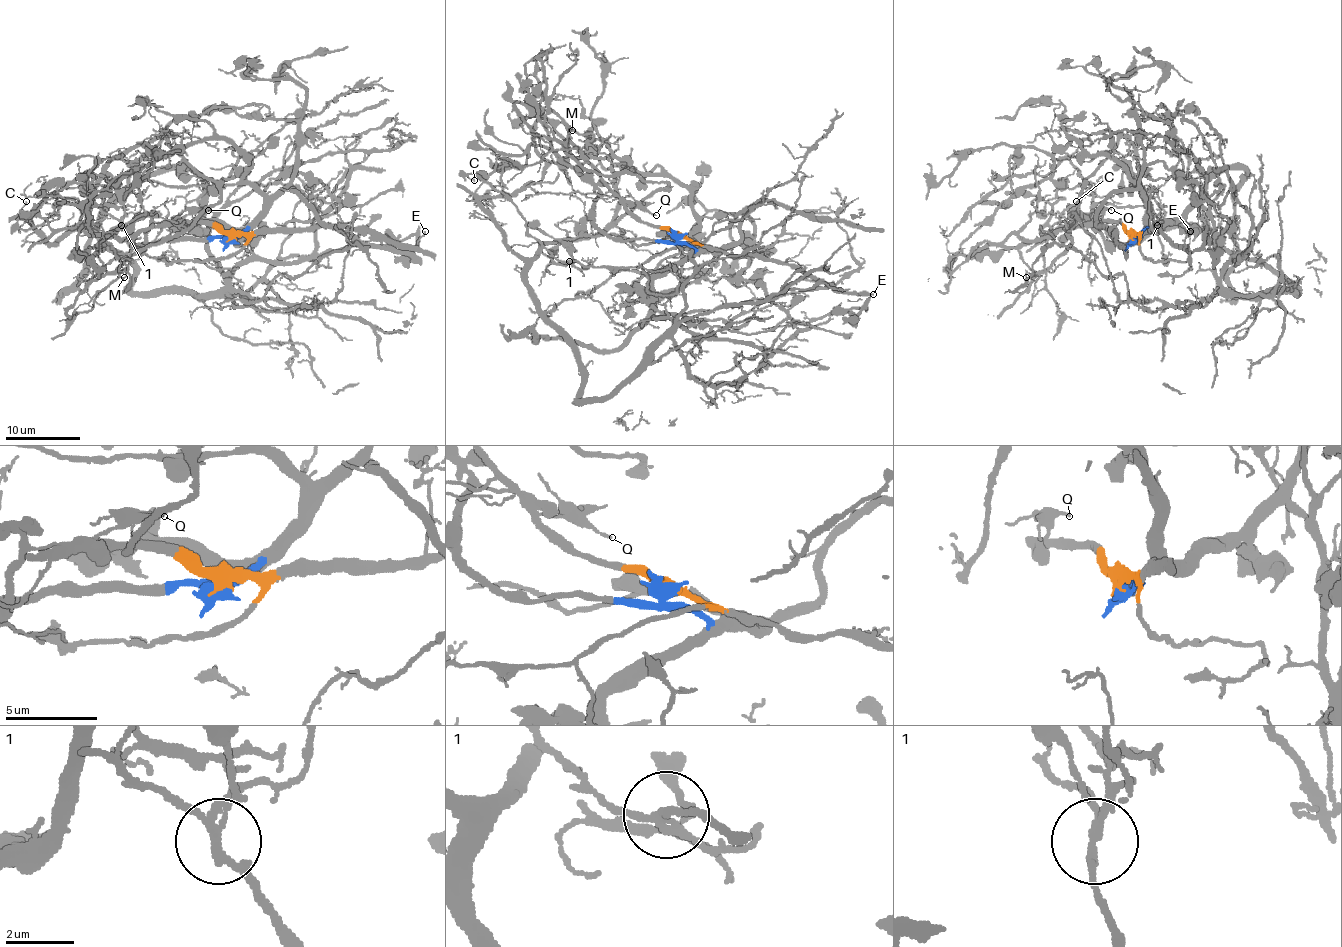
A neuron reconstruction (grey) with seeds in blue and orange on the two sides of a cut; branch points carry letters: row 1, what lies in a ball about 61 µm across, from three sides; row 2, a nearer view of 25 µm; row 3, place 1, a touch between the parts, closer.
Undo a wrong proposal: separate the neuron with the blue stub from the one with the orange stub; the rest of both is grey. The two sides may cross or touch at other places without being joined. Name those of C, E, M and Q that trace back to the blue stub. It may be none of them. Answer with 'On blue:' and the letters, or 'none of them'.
On blue: M

